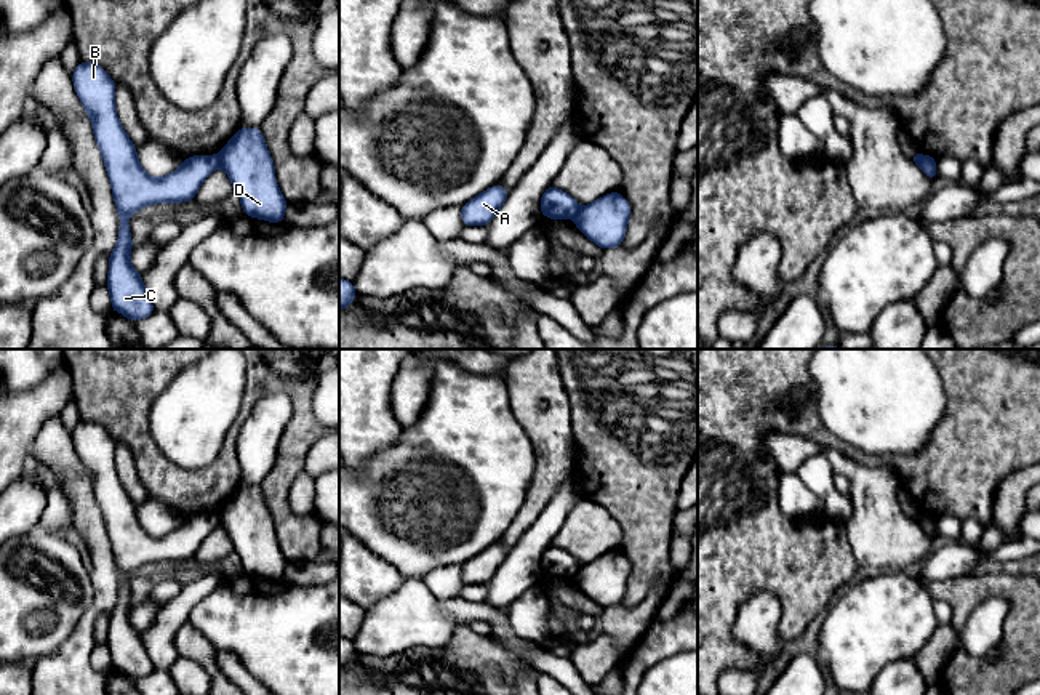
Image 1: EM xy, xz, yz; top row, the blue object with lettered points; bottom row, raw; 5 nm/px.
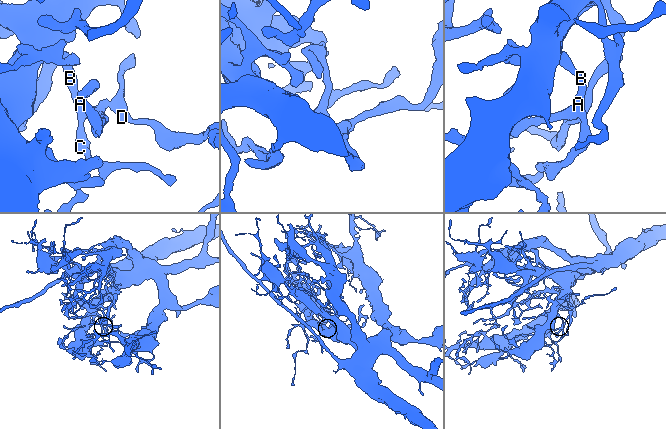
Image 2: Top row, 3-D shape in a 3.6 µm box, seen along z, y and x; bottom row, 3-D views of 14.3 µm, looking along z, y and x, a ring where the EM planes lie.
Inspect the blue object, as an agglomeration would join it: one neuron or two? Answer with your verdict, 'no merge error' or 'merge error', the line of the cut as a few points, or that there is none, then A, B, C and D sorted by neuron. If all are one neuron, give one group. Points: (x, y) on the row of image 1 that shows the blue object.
no merge error | no cut | A B C D

